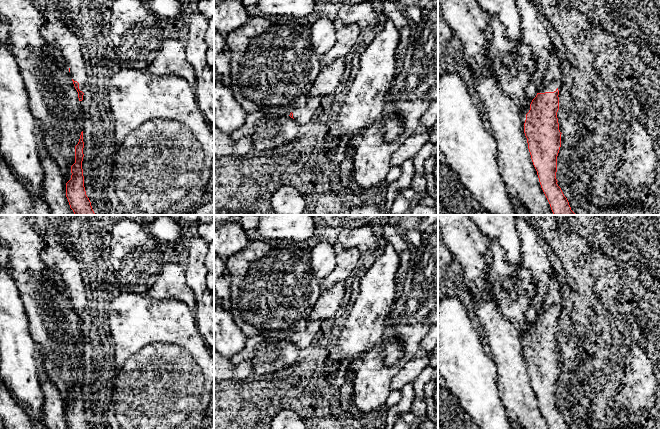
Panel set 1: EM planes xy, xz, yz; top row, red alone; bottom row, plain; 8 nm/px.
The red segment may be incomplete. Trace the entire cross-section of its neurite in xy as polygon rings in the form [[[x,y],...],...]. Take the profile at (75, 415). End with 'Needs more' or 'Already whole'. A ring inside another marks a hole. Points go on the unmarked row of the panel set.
[[[83,355],[78,368],[75,370],[75,387],[71,390],[71,403],[66,407],[66,421],[69,429],[91,429],[84,411],[84,400],[82,393],[83,385]]]. Already whole

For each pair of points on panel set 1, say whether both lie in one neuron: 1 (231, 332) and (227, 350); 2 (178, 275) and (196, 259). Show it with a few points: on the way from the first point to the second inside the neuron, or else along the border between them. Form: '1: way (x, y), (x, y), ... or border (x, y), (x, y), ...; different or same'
1: way (228, 336), (227, 346); same
2: border (183, 266), (185, 281), (193, 291); different

